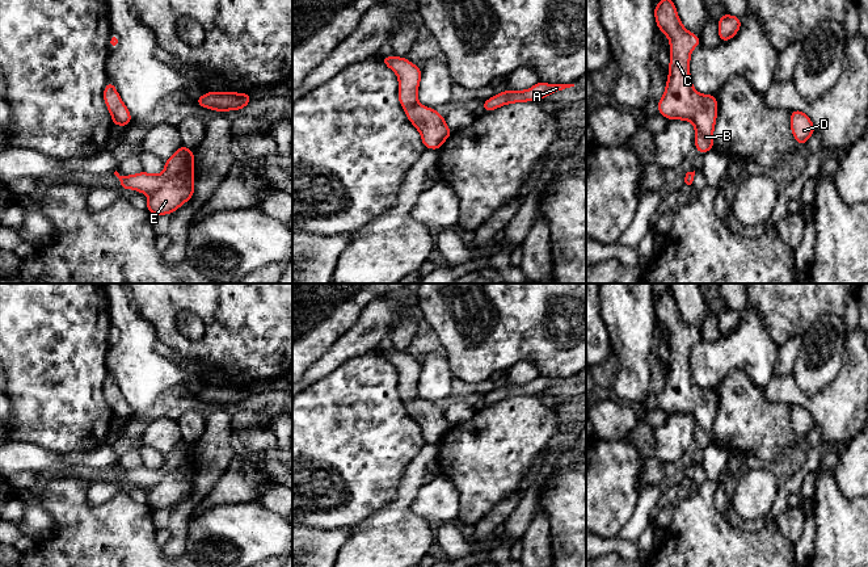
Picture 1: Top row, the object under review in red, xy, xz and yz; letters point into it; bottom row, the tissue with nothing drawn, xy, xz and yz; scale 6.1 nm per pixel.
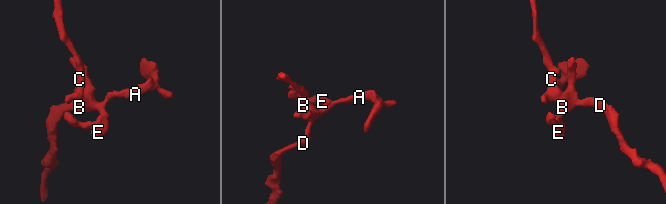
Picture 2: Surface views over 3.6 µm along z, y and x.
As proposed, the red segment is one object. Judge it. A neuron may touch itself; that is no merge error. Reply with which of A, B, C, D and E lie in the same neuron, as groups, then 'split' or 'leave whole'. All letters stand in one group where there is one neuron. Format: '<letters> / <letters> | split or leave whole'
A B C D E | leave whole

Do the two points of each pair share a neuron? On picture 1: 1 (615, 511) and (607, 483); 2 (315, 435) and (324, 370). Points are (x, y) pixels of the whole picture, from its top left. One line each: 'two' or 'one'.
1: one
2: two

